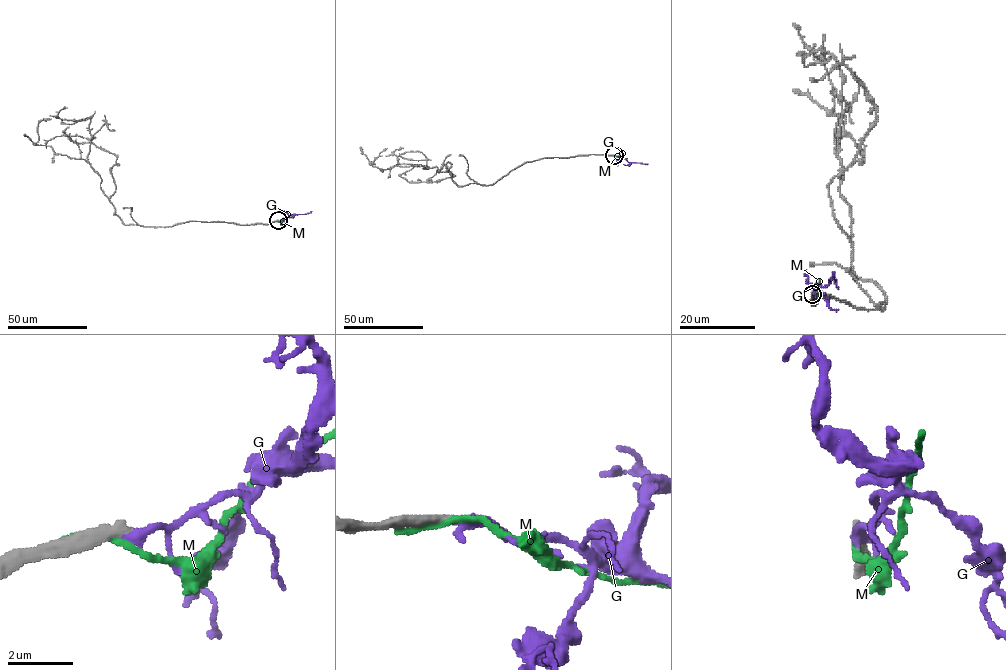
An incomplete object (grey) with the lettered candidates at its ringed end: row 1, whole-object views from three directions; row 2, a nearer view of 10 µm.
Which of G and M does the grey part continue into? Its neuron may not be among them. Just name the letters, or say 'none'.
none

